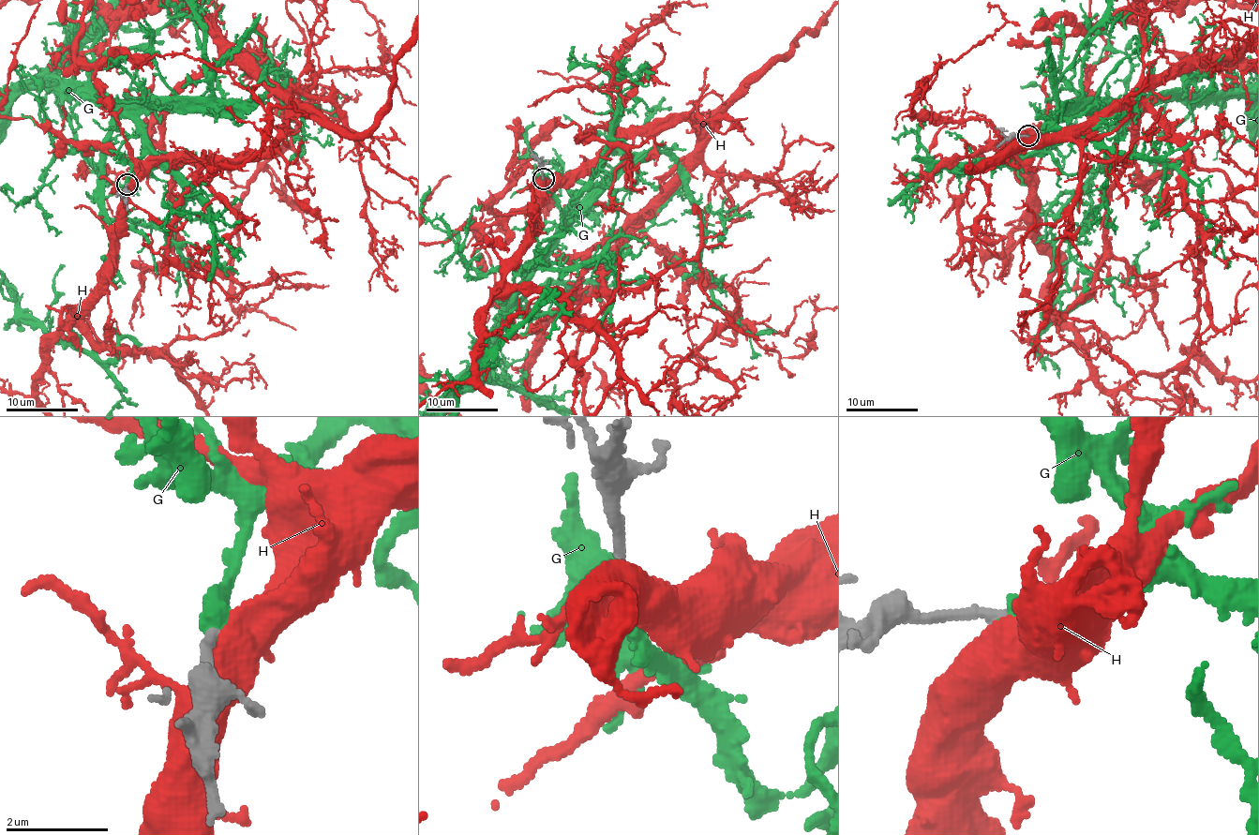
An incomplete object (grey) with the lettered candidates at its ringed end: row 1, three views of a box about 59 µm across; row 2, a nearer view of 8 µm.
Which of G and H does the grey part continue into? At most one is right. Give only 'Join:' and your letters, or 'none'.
Join: G

